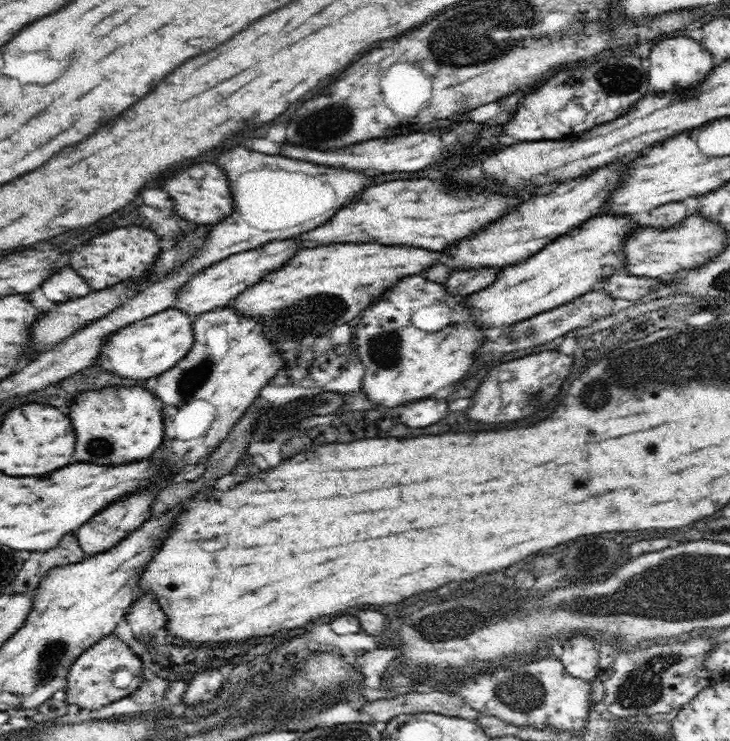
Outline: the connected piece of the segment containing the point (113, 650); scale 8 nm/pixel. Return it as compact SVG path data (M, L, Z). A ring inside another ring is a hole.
M114 633L101 638L75 660L68 670L66 702L76 704L80 708L96 710L100 706L108 706L128 694L132 694L140 682L144 682L142 660L128 648L128 644L118 639Z

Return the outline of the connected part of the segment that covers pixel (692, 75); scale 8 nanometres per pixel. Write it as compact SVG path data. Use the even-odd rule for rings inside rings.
M676 36L676 38L666 38L658 42L652 52L650 52L650 84L654 86L652 92L670 92L672 88L678 86L678 90L688 92L694 88L704 76L708 76L708 70L712 70L712 56L710 52L696 40L686 38L686 36Z

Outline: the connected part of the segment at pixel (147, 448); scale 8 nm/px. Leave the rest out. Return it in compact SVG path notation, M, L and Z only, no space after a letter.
M110 386L100 390L88 390L80 394L68 412L76 432L76 460L92 464L128 464L150 458L150 454L162 444L162 416L156 408L154 394L140 386L124 388Z

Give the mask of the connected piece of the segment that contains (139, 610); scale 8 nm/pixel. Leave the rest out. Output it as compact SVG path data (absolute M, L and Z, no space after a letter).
M144 594L132 606L132 614L128 616L133 635L142 642L150 642L154 632L166 626L166 616L160 610L156 598L152 594Z

